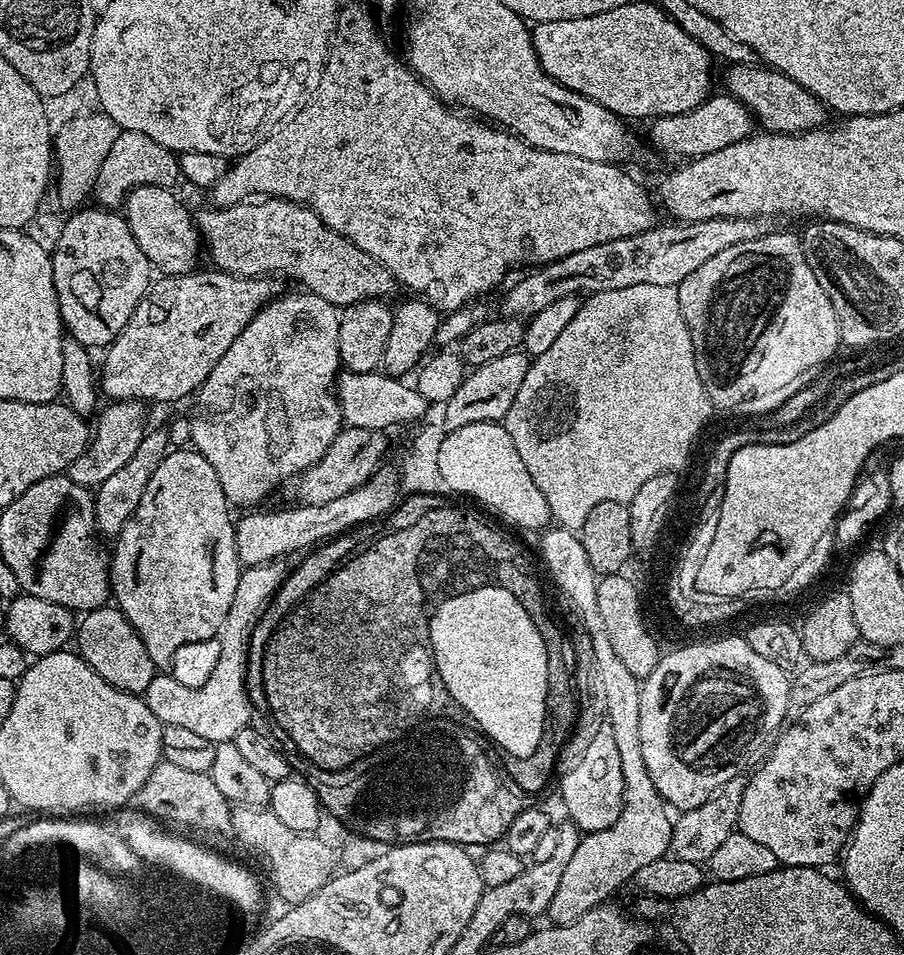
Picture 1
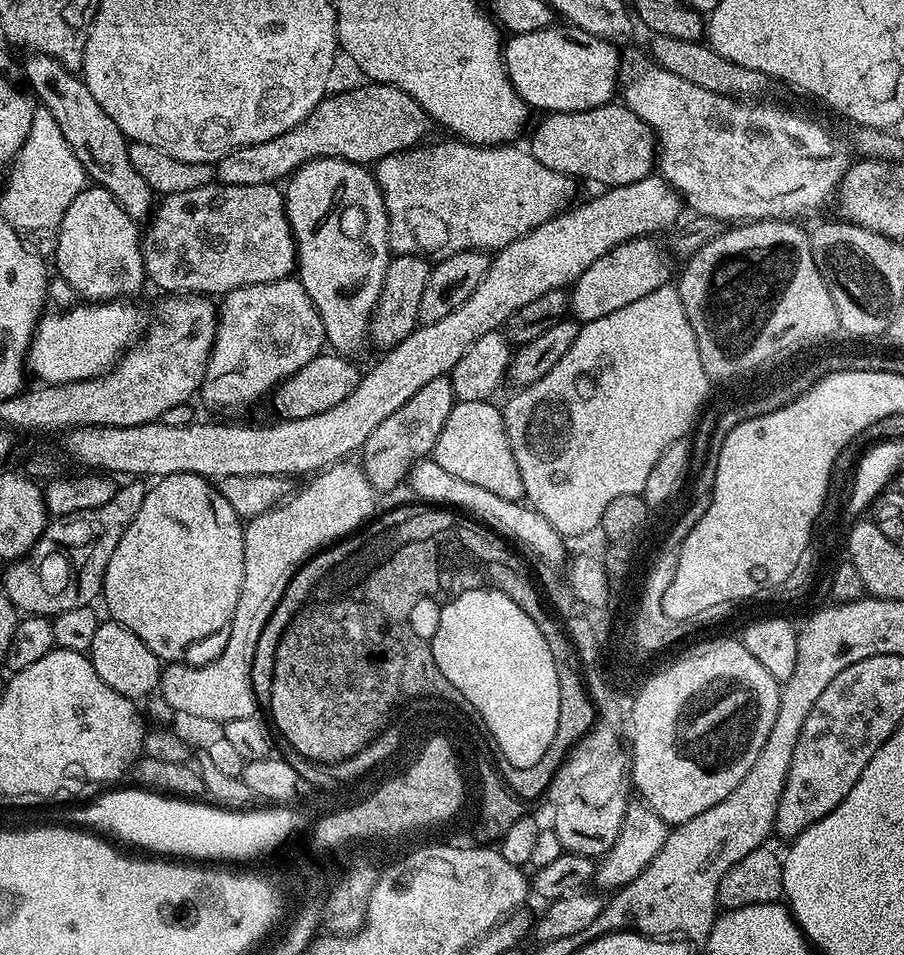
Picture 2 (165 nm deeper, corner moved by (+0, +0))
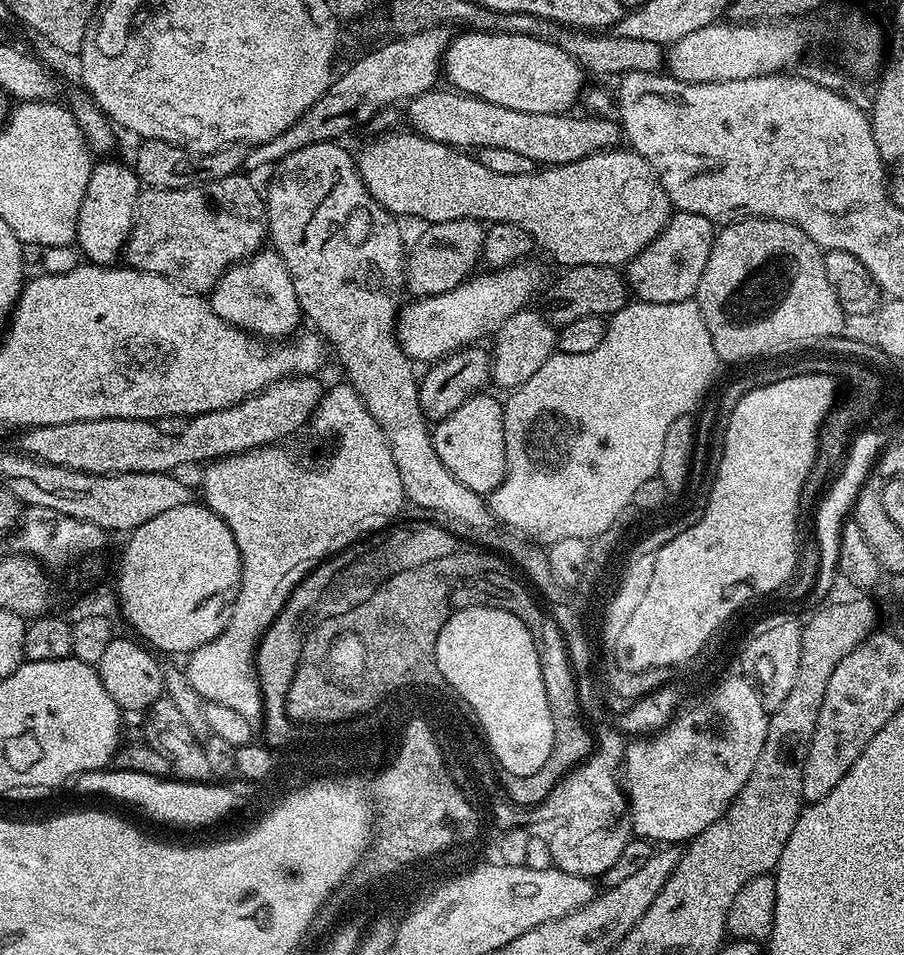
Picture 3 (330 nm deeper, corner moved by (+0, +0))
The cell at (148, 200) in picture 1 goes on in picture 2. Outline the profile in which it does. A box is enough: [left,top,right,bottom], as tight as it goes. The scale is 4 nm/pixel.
[22,53,156,221]

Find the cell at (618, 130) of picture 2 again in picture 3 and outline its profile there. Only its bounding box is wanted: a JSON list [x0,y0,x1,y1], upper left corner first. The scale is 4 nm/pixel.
[406,86,622,166]

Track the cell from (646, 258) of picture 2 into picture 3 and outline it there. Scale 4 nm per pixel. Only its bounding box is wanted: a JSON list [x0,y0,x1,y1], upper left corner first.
[626,211,716,304]

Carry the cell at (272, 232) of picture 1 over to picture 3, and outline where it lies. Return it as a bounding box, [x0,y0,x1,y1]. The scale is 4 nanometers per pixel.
[122,174,266,293]

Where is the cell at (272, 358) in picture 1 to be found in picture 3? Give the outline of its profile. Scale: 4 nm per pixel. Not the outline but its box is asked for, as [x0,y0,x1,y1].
[210,250,302,338]

